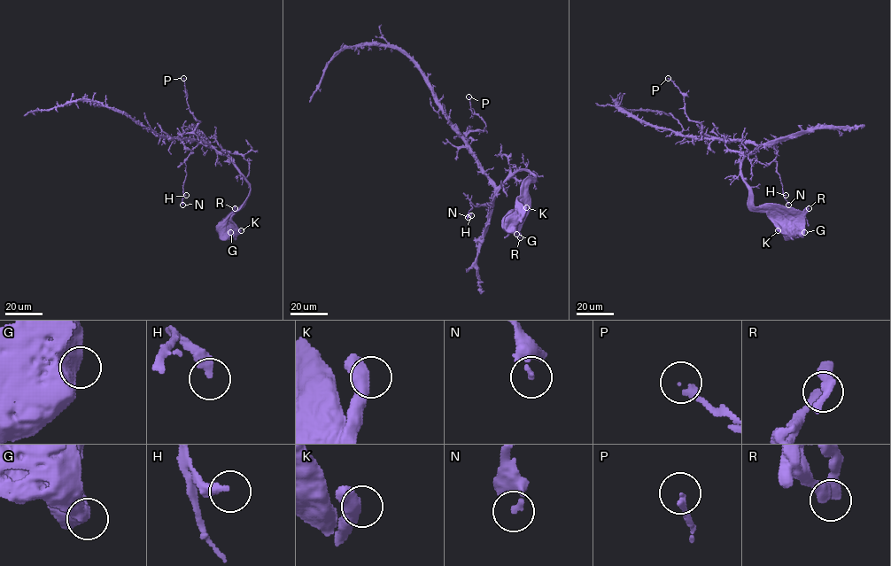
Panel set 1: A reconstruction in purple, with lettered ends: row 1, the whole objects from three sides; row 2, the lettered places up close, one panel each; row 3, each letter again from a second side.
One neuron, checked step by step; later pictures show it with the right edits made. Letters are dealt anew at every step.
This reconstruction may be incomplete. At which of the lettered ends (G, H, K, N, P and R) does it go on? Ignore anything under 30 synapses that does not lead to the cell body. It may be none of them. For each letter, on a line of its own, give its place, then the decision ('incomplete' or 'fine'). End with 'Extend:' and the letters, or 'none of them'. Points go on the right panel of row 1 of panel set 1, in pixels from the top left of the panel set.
G: (804, 232) | fine
H: (786, 195) | fine
K: (778, 230) | fine
N: (788, 205) | fine
P: (668, 78) | fine
R: (809, 208) | fine
Extend: none of them

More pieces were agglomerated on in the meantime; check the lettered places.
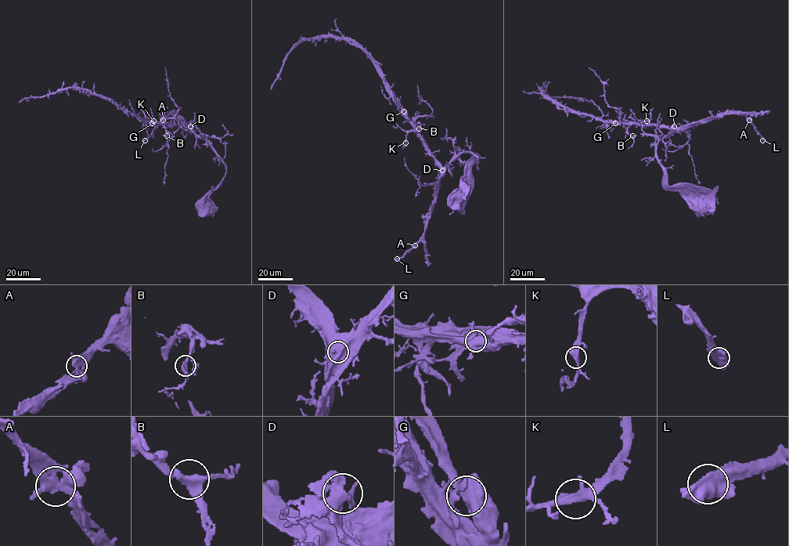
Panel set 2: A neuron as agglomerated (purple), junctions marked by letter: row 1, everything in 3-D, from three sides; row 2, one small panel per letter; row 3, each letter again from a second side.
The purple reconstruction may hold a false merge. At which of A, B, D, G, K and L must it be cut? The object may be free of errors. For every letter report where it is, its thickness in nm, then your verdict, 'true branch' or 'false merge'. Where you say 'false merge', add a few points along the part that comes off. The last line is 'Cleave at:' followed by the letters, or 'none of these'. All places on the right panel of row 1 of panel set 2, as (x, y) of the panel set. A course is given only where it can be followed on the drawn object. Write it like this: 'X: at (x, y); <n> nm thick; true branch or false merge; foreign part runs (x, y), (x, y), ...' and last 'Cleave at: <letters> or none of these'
A: at (749, 120); 320 nm thick; true branch
B: at (632, 135); 320 nm thick; true branch
D: at (674, 126); 380 nm thick; true branch
G: at (615, 123); 600 nm thick; false merge; foreign part runs (615, 123), (566, 111), (542, 93), (544, 96)
K: at (646, 121); 360 nm thick; true branch
L: at (762, 140); 650 nm thick; true branch
Cleave at: G

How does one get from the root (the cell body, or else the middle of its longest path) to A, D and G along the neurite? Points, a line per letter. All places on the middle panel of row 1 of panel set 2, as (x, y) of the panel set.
A: (455, 198), (468, 177), (469, 168), (478, 159), (468, 152), (461, 152), (441, 173), (424, 235), (415, 245)
D: (455, 198), (468, 177), (469, 168), (478, 159), (470, 153), (461, 152), (441, 170)
G: (455, 198), (468, 177), (469, 168), (478, 159), (470, 153), (460, 152), (442, 168), (404, 111)

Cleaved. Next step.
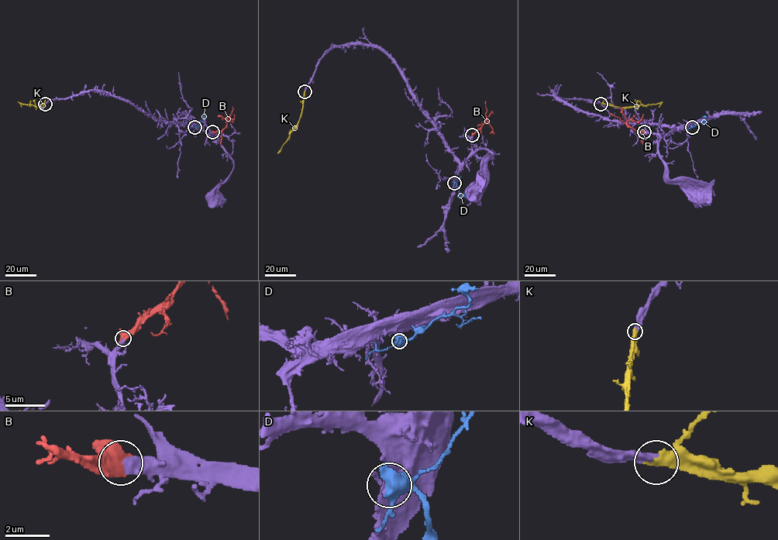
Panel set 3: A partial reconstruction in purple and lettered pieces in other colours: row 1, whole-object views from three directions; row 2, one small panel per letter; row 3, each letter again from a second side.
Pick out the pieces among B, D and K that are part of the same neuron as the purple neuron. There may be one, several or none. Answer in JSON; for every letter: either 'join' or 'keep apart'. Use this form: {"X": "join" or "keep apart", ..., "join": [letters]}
{"B": "join", "D": "keep apart", "K": "join", "join": ["B", "K"]}

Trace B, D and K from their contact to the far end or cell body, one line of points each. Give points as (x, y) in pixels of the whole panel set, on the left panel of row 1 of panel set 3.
B: (212, 132), (222, 129), (228, 120), (232, 121), (233, 114)
D: (194, 126), (206, 116)
K: (45, 103), (43, 107), (36, 107), (18, 101)

